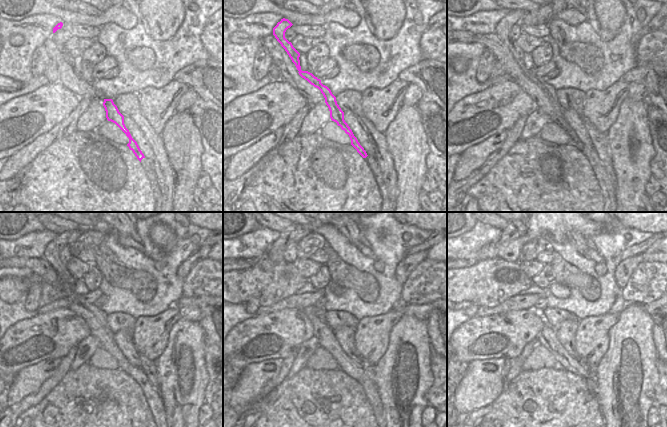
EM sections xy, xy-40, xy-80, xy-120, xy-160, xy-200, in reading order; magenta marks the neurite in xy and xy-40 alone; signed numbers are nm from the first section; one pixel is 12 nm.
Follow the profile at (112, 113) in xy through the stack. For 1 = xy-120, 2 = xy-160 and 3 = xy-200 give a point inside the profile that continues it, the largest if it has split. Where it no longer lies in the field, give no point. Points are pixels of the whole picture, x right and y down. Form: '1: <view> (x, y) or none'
1: xy-120 (52, 251)
2: xy-160 (275, 253)
3: xy-200 (511, 232)

